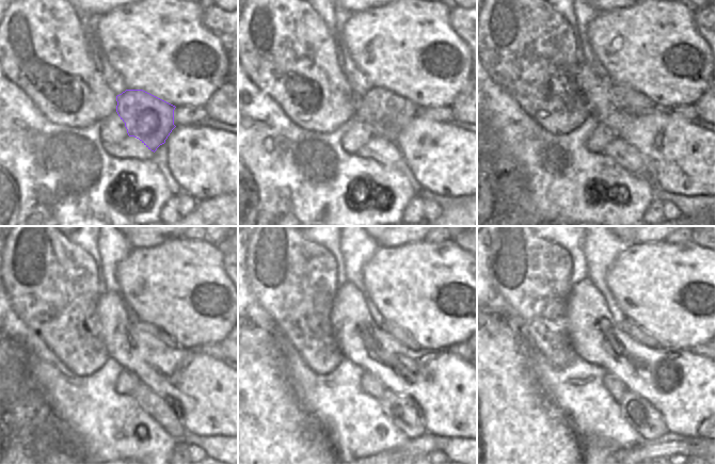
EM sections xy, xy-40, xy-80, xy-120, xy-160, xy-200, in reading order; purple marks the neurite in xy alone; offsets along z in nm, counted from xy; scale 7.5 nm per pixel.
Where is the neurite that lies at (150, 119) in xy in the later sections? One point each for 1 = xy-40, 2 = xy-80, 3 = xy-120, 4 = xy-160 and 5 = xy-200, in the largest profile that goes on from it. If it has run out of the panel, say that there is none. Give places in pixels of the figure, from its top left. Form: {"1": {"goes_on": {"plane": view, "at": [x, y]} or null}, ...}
{"1": {"goes_on": {"plane": "xy-40", "at": [385, 113]}}, "2": {"goes_on": {"plane": "xy-80", "at": [623, 97]}}, "3": {"goes_on": {"plane": "xy-120", "at": [149, 329]}}, "4": {"goes_on": {"plane": "xy-160", "at": [404, 337]}}, "5": {"goes_on": {"plane": "xy-200", "at": [627, 325]}}}

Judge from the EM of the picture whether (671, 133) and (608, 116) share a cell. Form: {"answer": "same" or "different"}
{"answer": "same"}

